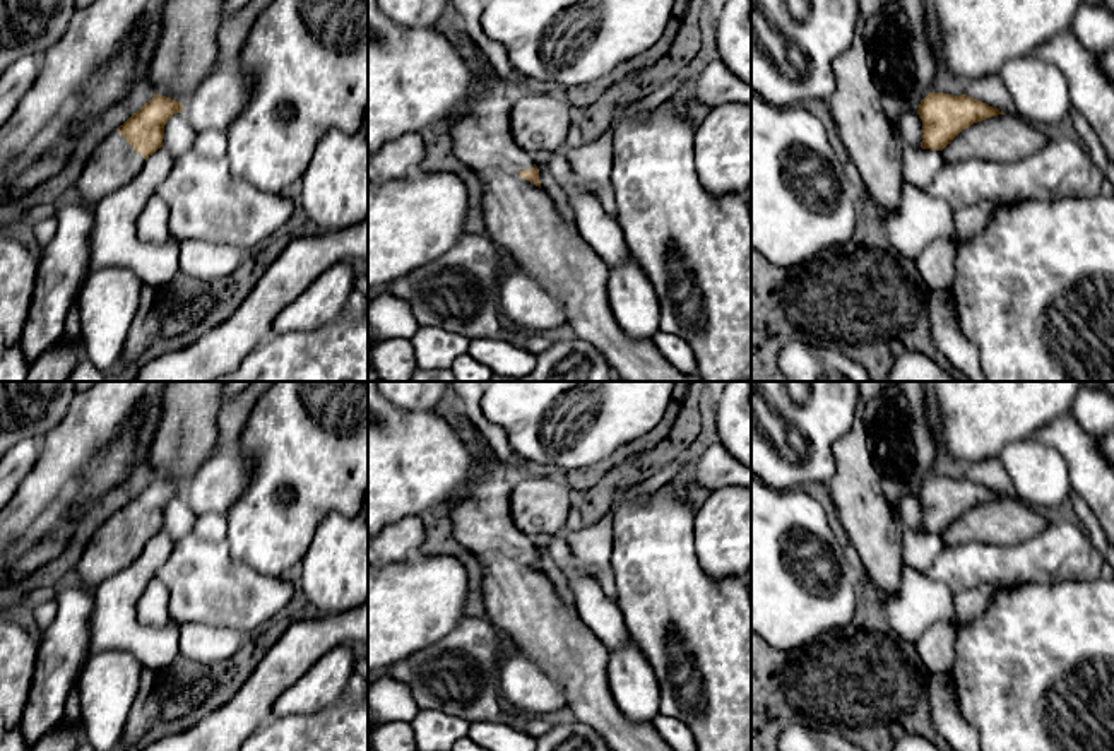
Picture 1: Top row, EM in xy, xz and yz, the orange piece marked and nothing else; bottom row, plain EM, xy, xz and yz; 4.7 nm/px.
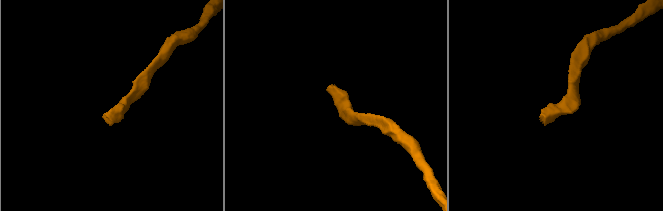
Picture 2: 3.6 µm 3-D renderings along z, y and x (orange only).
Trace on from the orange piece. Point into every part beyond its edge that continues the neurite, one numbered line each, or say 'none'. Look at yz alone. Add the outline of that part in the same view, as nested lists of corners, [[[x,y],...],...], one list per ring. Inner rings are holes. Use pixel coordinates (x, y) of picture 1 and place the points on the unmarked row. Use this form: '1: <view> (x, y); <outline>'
1: yz (1003, 522); [[[998,498],[962,513],[941,535],[945,547],[967,542],[1013,546],[1040,534],[1051,518],[1022,500]]]

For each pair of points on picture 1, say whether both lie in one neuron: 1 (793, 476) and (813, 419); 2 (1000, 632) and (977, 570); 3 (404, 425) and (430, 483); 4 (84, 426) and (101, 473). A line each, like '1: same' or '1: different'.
1: same
2: different
3: same
4: different

